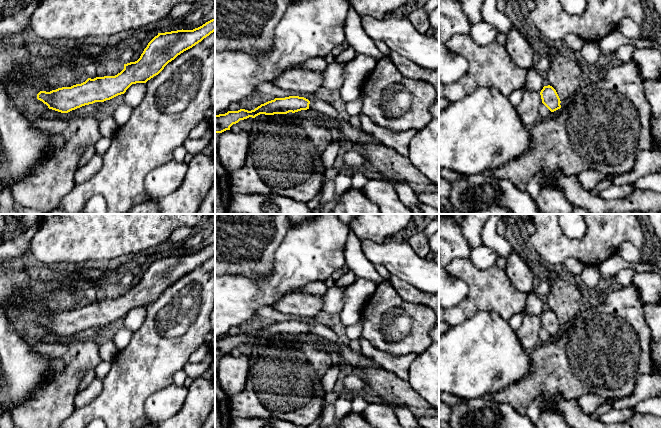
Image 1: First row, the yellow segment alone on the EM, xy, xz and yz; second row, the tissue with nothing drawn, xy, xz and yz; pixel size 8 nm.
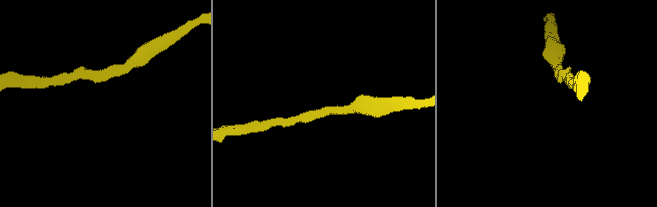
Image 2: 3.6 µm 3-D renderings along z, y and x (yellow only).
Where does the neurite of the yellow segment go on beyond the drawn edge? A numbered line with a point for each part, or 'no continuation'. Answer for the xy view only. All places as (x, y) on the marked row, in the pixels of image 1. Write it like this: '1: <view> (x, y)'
no continuation

